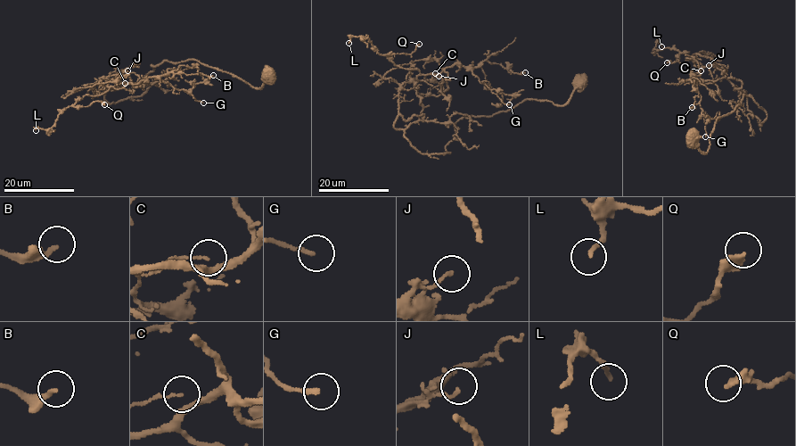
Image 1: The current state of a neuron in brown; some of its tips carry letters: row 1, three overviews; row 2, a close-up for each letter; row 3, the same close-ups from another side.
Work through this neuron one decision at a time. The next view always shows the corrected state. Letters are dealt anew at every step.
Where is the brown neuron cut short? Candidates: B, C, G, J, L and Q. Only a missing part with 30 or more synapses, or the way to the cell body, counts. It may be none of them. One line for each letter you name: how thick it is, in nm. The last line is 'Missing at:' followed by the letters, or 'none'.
Missing at: none

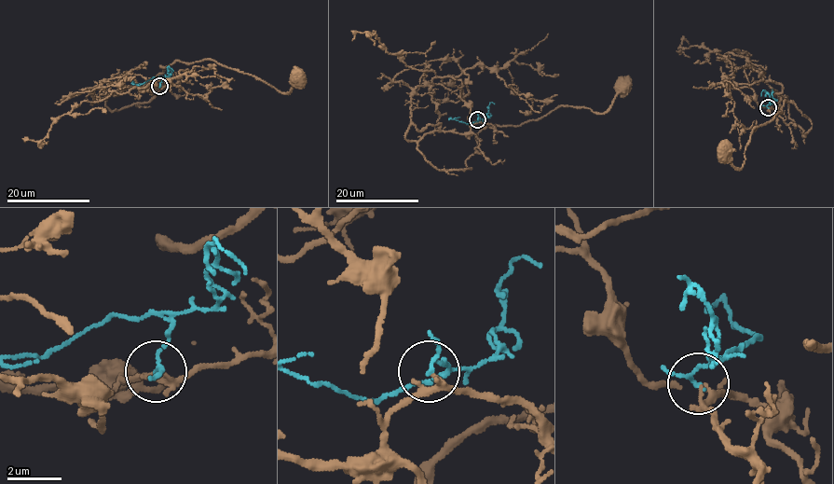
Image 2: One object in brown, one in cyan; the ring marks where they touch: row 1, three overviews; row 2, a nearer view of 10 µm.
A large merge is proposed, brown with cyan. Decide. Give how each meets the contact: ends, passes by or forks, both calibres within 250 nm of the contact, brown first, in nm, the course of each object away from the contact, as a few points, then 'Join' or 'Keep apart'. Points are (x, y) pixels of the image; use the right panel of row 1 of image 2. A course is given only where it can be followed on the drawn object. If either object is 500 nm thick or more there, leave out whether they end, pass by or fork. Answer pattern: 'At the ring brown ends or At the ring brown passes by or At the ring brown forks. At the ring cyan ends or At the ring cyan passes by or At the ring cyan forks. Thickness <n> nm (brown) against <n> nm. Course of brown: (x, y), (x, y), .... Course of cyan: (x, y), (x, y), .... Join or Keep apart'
At the ring brown passes by. At the ring cyan passes by. Thickness 150 nm (brown) against 110 nm. Course of brown: (768, 107), (780, 110), (781, 96), (803, 135), (812, 126), (785, 101), (753, 130), (742, 168), (724, 154). Course of cyan: (768, 107), (772, 103), (770, 97), (763, 89), (761, 96). Join

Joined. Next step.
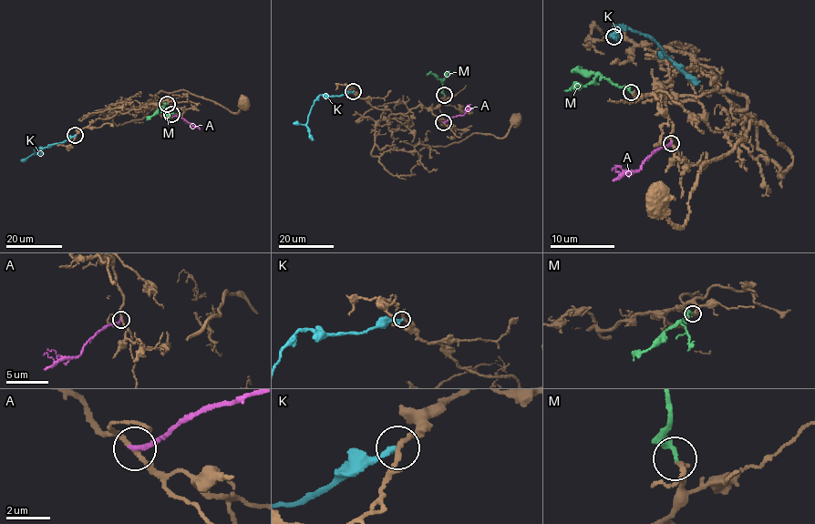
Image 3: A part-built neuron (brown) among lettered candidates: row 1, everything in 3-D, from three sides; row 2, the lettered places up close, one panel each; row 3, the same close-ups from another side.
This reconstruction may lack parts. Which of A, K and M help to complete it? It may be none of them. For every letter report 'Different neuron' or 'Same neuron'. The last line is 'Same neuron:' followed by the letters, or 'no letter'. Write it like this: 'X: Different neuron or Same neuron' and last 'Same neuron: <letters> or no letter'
A: Different neuron
K: Different neuron
M: Same neuron
Same neuron: M

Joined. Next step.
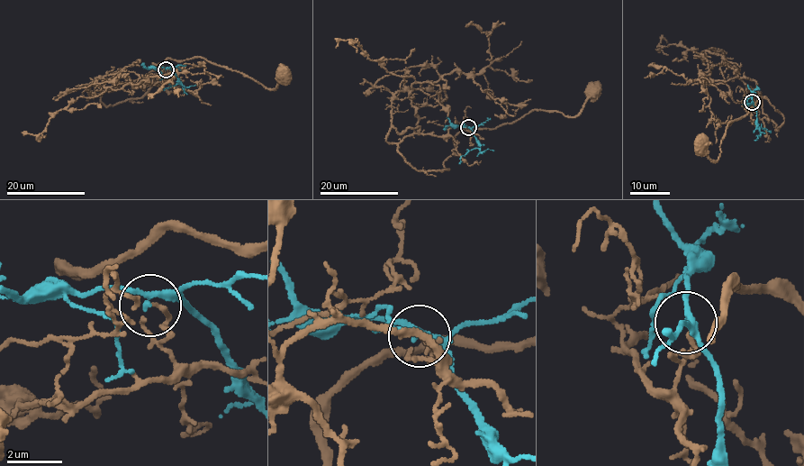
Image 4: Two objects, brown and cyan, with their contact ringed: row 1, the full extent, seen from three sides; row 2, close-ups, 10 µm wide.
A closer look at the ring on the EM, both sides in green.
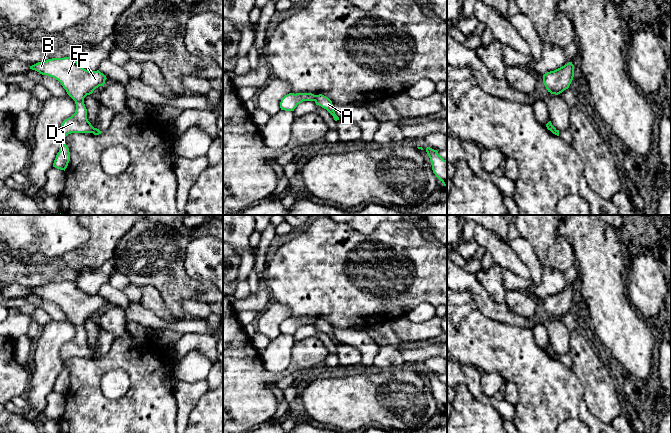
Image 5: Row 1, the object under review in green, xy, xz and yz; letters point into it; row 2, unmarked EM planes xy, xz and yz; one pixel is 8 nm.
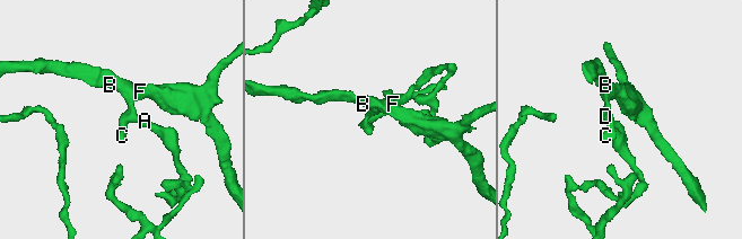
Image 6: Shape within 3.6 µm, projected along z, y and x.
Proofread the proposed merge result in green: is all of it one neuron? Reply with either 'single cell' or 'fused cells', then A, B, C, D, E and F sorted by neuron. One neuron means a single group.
fused cells; groups A / B C D E F

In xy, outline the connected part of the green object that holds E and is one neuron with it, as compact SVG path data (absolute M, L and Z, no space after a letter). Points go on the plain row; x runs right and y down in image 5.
M73 281L48 283L30 290L30 293L58 304L67 318L75 325L75 337L65 343L60 351L64 367L53 387L53 391L65 395L70 385L70 376L65 367L65 361L71 357L92 356L94 351L87 343L84 322L92 318L99 310L103 310L107 302L99 294L84 293Z

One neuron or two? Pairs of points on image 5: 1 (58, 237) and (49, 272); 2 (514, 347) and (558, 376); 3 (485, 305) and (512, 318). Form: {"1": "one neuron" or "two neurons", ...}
{"1": "two neurons", "2": "one neuron", "3": "one neuron"}

